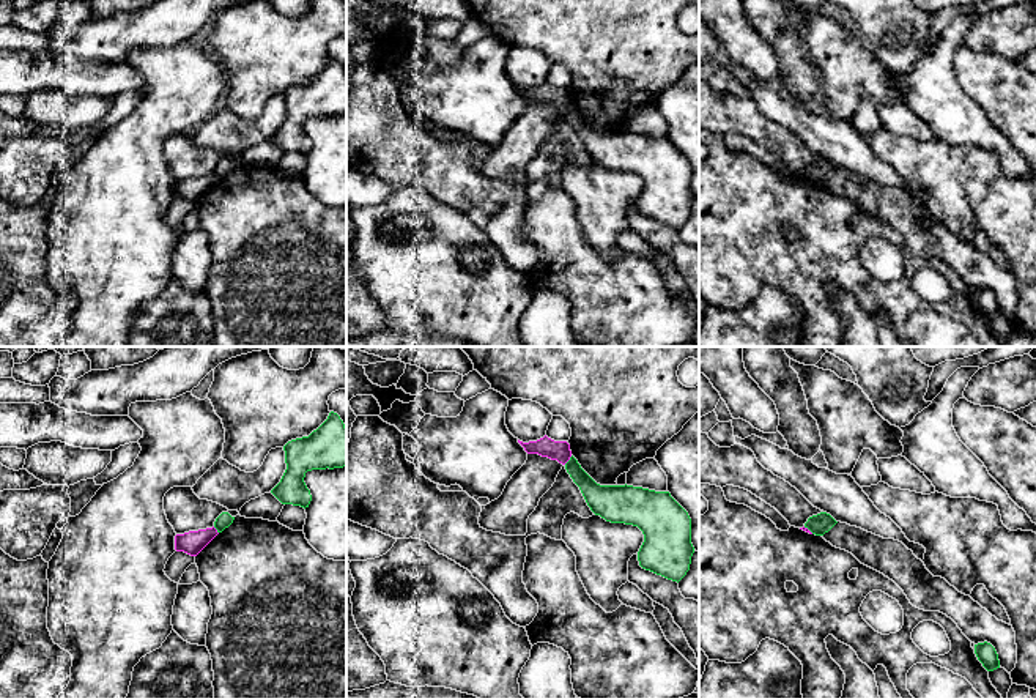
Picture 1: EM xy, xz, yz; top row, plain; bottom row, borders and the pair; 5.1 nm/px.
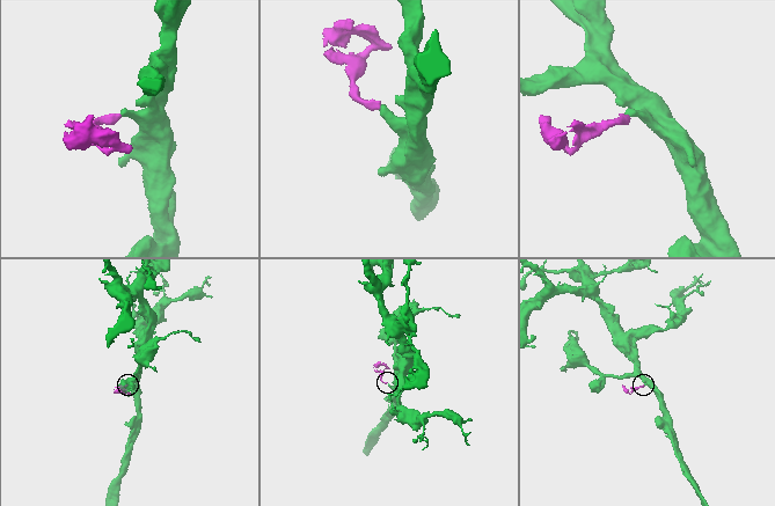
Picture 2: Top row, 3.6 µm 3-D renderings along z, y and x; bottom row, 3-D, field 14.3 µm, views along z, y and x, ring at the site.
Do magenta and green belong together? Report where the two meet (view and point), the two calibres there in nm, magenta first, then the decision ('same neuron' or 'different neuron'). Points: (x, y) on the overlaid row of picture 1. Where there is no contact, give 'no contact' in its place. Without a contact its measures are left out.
xz (567, 460) | 100/140 nm | different neuron

